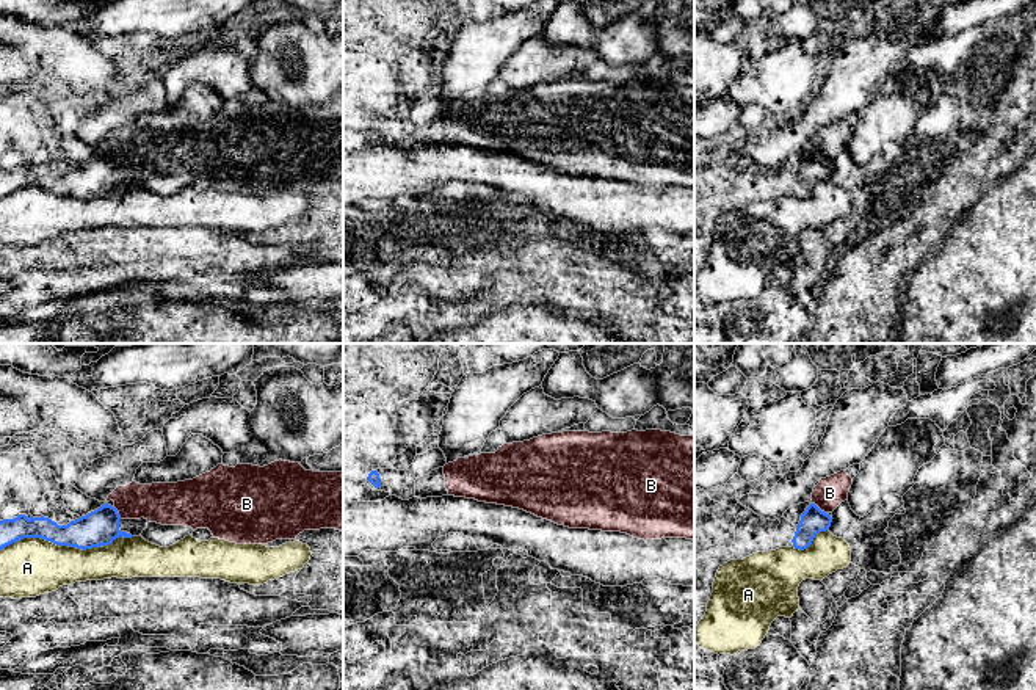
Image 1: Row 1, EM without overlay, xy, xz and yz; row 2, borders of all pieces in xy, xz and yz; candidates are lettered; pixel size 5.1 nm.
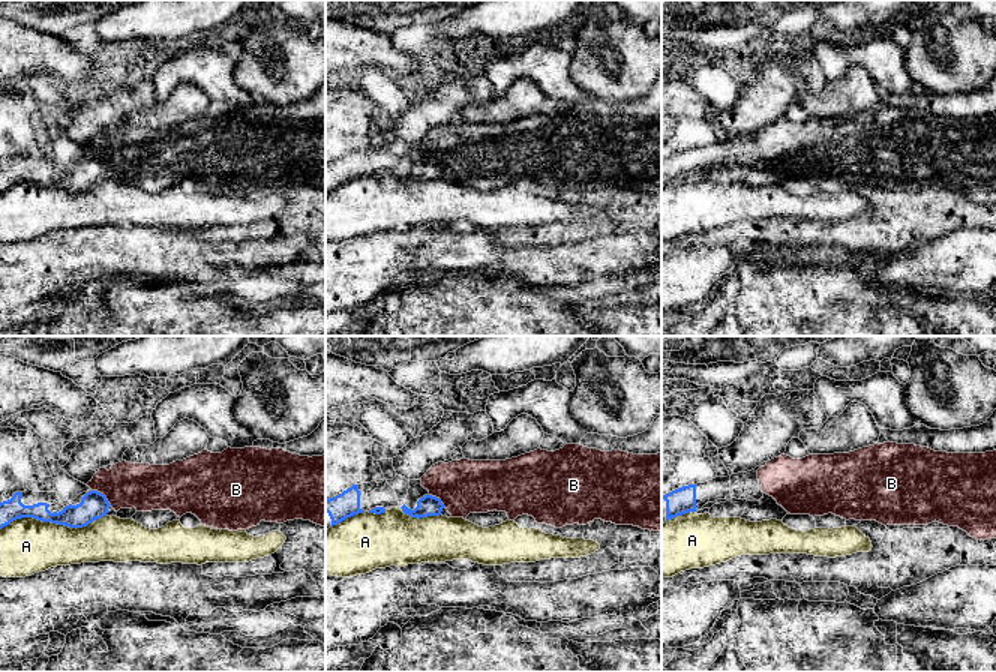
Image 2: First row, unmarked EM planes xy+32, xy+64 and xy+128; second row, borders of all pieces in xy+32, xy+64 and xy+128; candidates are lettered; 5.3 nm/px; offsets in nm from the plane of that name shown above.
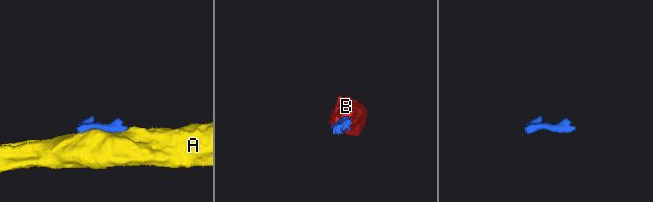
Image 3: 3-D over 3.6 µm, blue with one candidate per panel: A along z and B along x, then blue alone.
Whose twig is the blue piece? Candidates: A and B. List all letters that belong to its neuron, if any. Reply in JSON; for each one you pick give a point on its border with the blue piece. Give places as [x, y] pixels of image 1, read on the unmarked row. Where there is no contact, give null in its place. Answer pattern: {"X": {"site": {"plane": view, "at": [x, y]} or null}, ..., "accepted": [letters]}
{"B": {"site": {"plane": "yz", "at": [818, 157]}}, "accepted": ["B"]}

